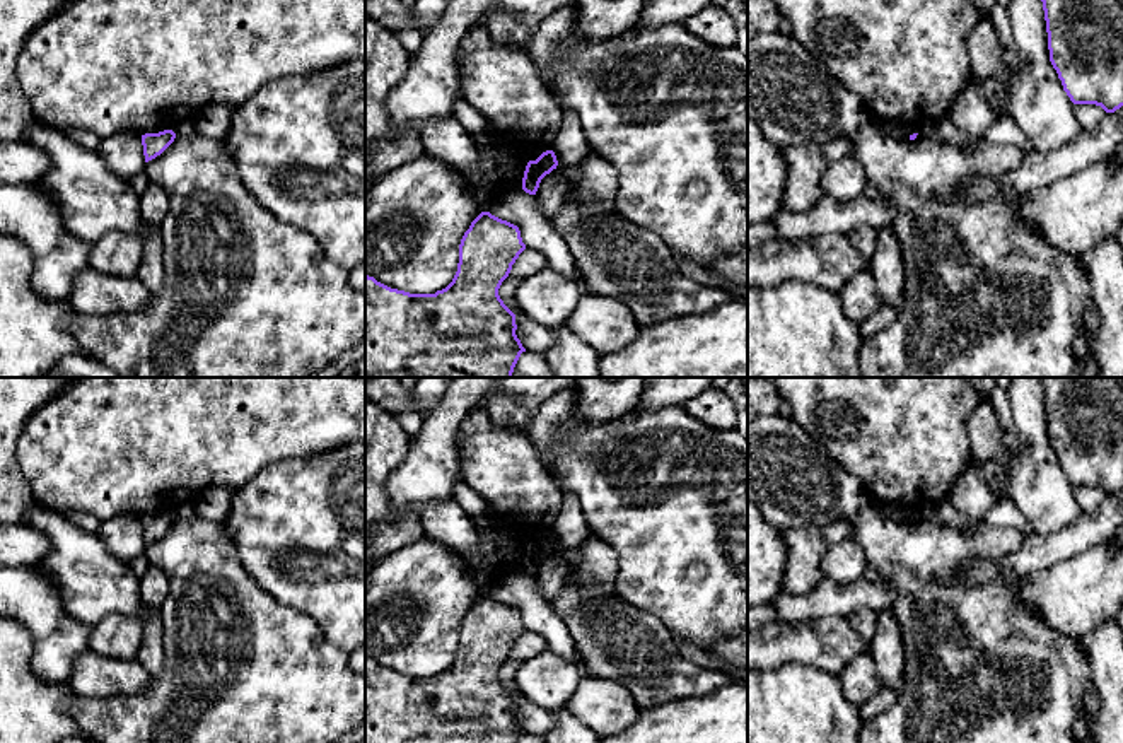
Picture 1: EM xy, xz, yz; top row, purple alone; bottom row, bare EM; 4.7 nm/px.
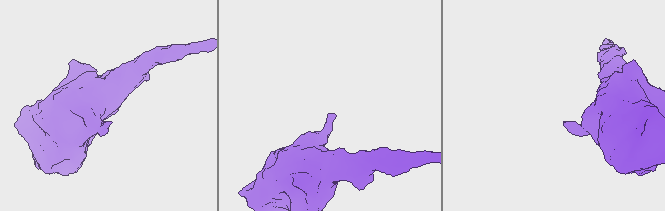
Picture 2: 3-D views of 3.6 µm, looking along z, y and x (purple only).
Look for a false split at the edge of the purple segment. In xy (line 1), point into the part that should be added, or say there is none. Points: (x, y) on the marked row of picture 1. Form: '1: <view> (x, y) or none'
1: none

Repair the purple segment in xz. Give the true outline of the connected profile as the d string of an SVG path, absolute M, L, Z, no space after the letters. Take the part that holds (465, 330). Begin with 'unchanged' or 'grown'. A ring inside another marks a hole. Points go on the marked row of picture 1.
unchanged; M481 212L461 239L457 272L445 289L410 294L365 275L365 377L512 377L526 348L498 289L524 249L517 225Z

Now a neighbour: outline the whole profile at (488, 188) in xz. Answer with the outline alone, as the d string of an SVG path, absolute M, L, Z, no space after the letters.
M488 123L488 140L476 143L480 157L481 178L474 179L463 173L466 191L478 203L481 212L488 212L490 207L505 193L512 190L522 190L522 179L517 184L505 184L497 169L497 155L505 152L522 164L522 178L529 161L536 161L550 147L536 145L529 140L505 133Z

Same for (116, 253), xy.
M111 231L90 244L89 265L109 277L135 277L143 256L142 239Z

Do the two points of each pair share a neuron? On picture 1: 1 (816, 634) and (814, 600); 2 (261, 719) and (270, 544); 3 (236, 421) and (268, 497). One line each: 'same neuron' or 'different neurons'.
1: different neurons
2: different neurons
3: different neurons

